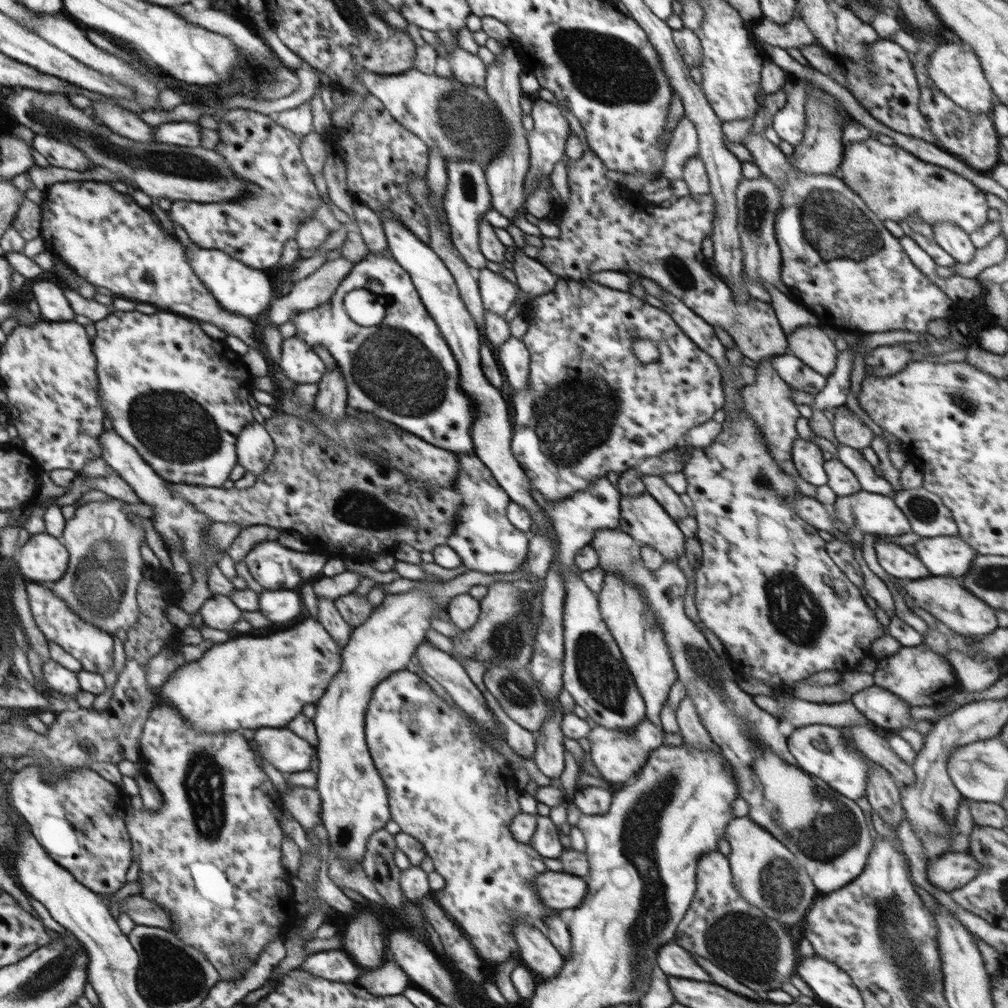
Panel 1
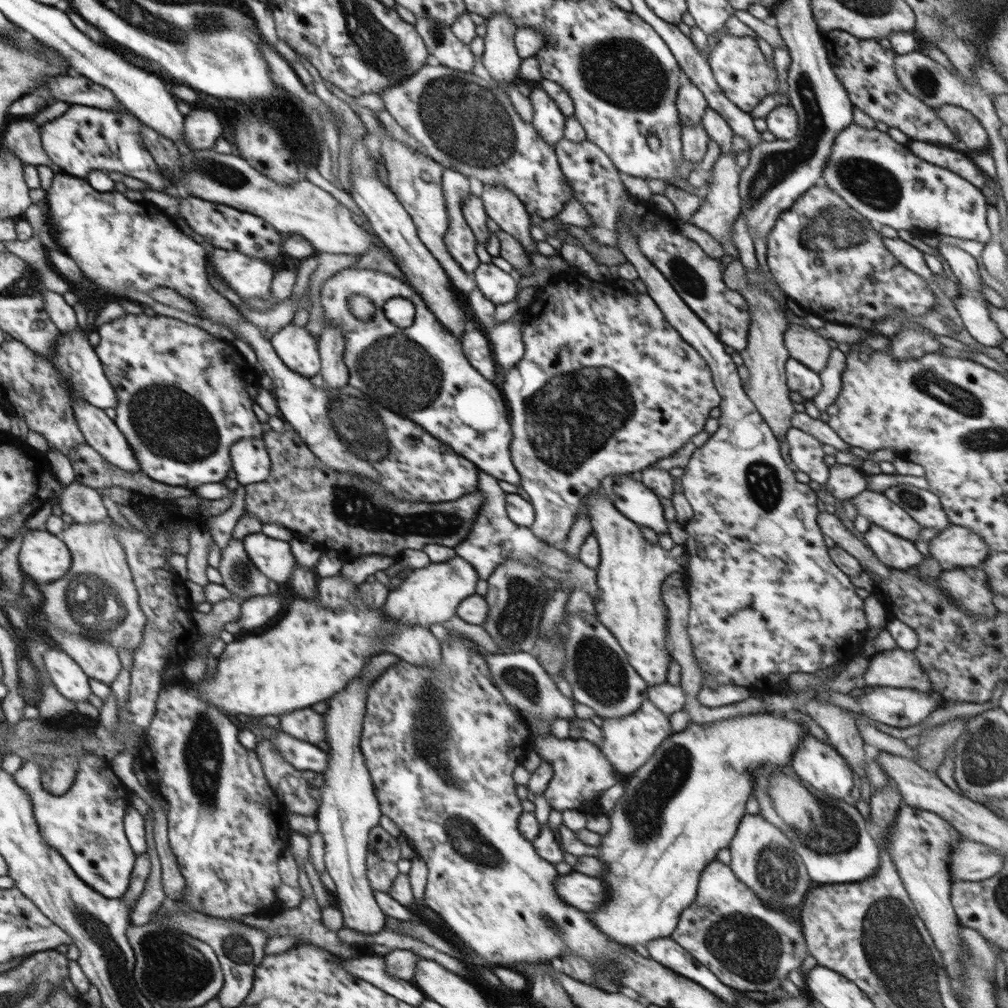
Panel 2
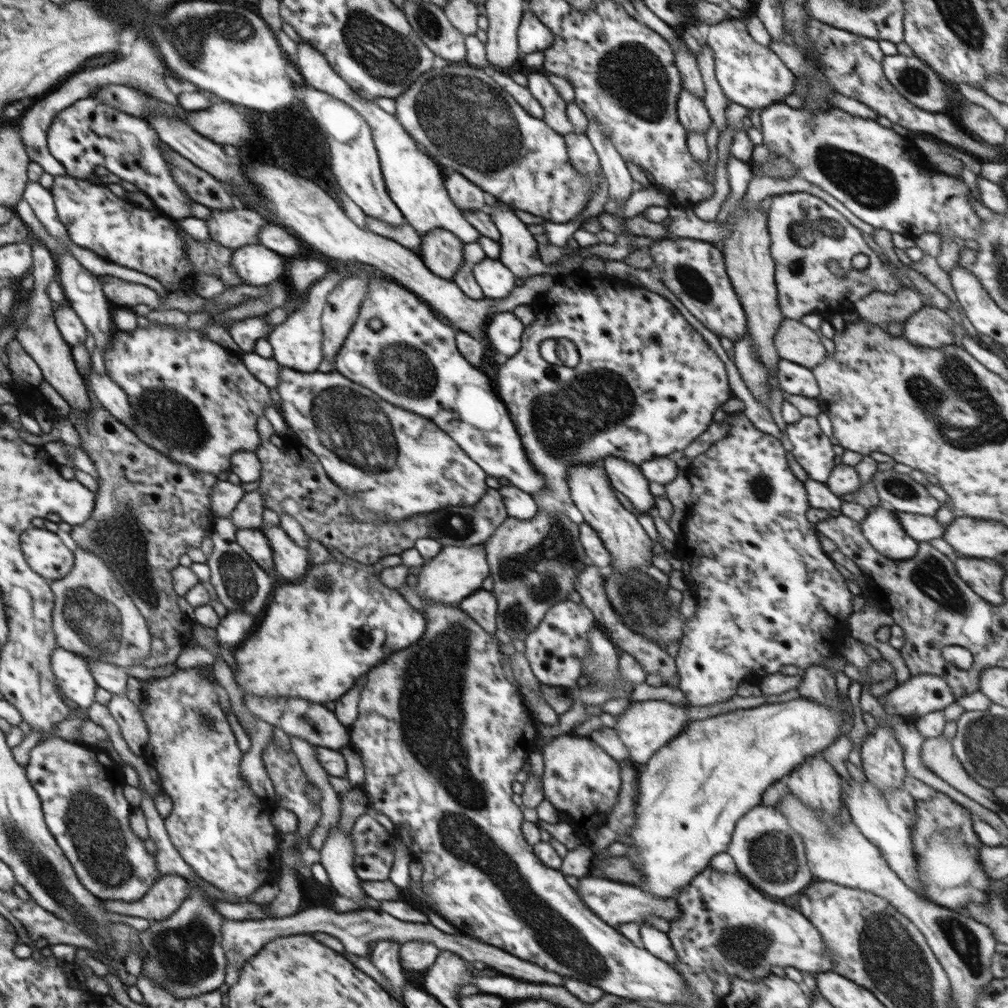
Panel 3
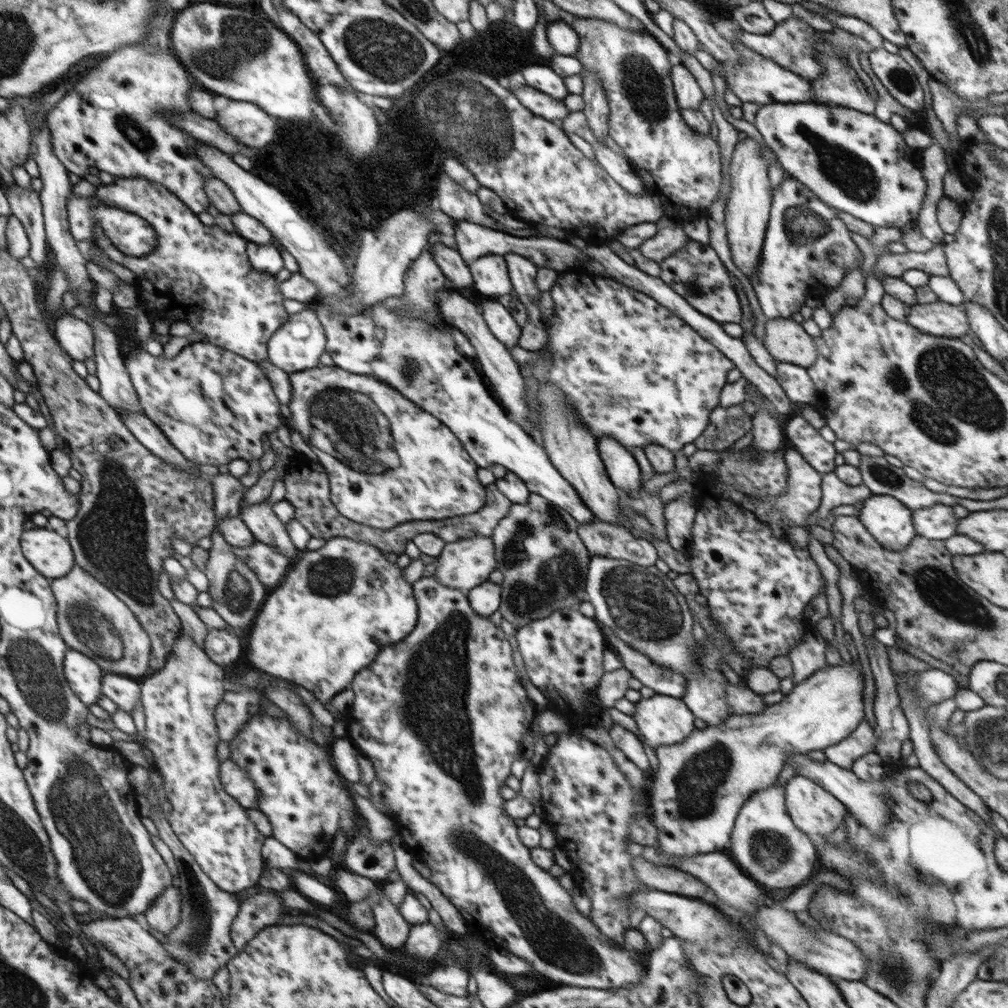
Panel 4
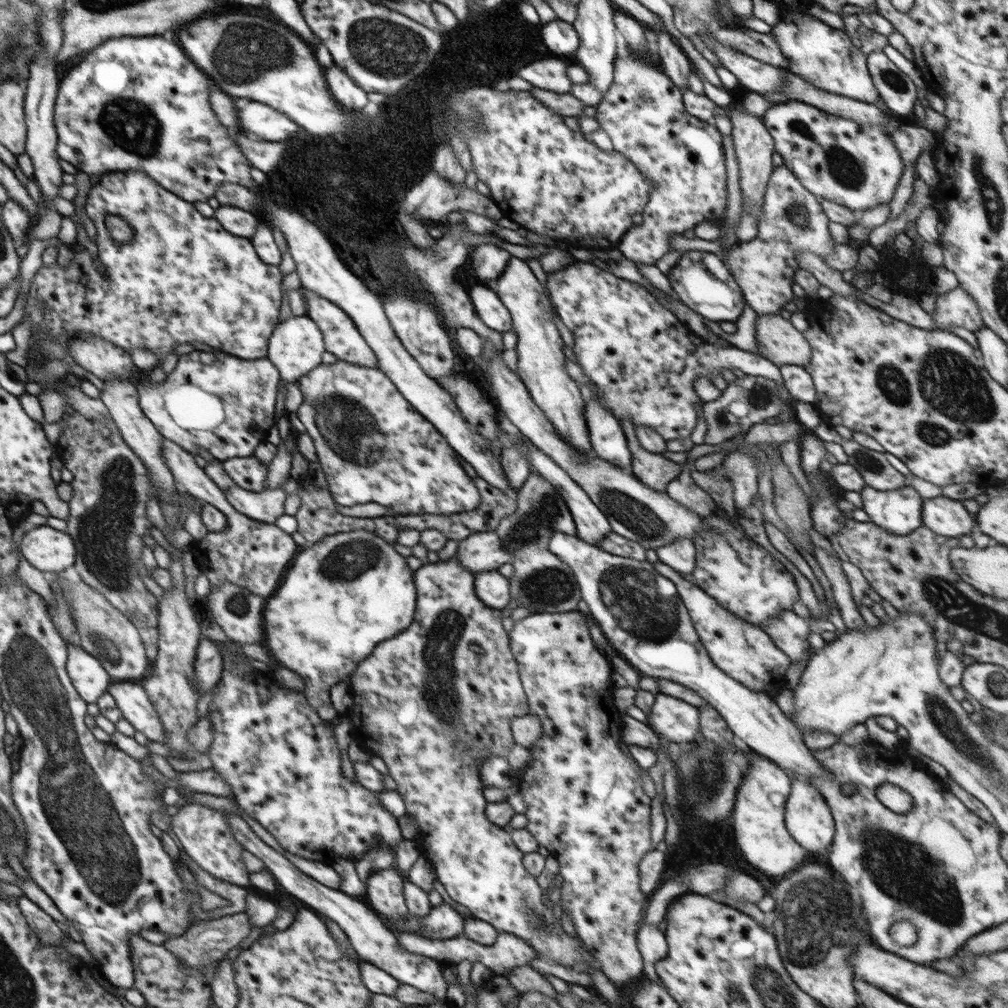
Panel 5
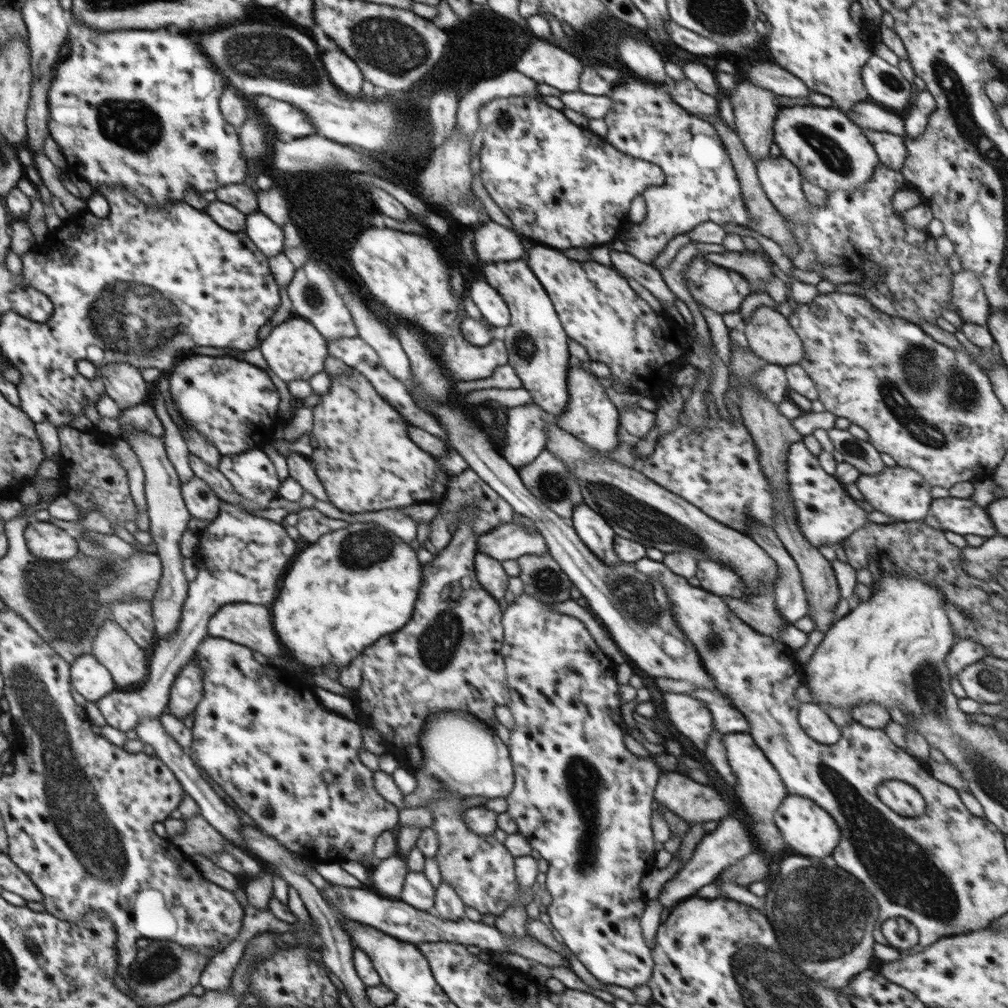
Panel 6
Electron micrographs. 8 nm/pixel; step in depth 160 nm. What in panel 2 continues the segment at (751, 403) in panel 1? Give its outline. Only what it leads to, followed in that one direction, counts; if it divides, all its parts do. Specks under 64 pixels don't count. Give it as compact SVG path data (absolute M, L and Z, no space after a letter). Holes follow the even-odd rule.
M745 266L745 269L747 270L747 286L738 290L738 293L748 301L752 315L747 347L738 353L743 358L743 364L748 368L751 377L743 383L743 389L779 439L785 437L787 430L793 427L792 417L797 413L788 395L791 390L787 385L785 362L791 356L783 342L784 332L790 325L786 321L783 306L791 303L774 289L760 266L758 272L749 270L748 266Z

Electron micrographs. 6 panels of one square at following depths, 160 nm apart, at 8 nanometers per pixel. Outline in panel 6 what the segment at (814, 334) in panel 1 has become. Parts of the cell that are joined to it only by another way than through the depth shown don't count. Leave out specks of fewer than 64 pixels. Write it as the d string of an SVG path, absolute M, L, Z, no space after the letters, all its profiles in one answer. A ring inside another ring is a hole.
M758 307L741 327L749 348L765 364L785 367L802 361L804 344L790 326L790 321L777 309Z

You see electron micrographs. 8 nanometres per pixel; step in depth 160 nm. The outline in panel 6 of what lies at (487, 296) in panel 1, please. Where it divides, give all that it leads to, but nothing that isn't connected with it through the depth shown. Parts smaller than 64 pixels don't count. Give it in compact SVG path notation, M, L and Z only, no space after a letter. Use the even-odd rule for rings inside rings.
M489 220L474 227L475 241L472 243L479 264L516 260L524 255L520 237L512 229Z

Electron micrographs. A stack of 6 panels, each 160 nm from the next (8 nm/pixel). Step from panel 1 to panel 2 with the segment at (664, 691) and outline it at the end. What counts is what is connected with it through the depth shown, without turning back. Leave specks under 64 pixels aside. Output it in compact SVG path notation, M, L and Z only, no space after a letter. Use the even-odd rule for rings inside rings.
M600 489L589 492L583 498L582 506L589 514L594 529L593 535L597 538L601 555L600 565L595 570L598 576L597 593L600 597L595 604L597 619L615 636L619 645L624 649L630 666L646 682L647 687L665 684L672 656L666 647L667 607L661 598L661 586L666 576L676 572L686 580L687 552L684 545L676 545L668 551L663 550L660 544L648 543L648 540L642 537L640 526L628 520Z

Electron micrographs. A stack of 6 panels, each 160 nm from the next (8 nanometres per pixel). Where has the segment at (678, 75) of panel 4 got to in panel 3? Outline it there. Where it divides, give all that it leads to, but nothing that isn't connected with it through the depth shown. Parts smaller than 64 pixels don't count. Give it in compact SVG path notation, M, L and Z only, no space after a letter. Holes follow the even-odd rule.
M684 88L678 96L677 116L680 125L687 133L705 134L713 125L708 109L704 105L704 100L694 97L692 93L684 91Z

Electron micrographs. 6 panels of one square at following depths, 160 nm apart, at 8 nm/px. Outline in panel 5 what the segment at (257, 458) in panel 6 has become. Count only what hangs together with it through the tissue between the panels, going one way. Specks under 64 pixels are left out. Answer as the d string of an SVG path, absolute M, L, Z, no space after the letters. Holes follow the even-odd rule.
M254 456L230 458L222 463L223 469L236 482L238 487L252 492L266 490L265 482L269 469L268 464L260 462Z

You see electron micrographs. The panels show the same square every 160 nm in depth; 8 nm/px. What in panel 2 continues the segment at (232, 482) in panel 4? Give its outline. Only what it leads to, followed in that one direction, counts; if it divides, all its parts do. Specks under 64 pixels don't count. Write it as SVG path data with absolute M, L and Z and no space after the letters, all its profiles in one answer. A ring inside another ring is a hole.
M231 538L221 554L218 571L222 576L222 585L231 592L230 599L234 602L242 605L250 598L276 594L278 584L262 575L258 568L250 563L243 540Z

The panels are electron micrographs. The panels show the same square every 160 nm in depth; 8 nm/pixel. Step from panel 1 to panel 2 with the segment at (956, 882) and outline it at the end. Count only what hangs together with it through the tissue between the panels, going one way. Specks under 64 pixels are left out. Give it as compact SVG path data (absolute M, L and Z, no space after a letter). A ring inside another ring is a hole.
M964 840L951 851L949 872L960 881L981 881L1000 872L1003 858L1000 851L985 844Z

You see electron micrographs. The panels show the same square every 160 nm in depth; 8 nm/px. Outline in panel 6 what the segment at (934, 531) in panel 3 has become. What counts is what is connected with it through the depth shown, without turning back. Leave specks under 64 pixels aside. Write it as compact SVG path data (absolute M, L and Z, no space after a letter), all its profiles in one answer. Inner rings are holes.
M946 497L934 499L931 502L930 512L936 517L936 521L940 524L942 531L950 530L950 532L962 535L965 537L968 534L981 536L985 538L996 537L996 529L994 523L990 522L990 517L984 508L978 507L972 499Z

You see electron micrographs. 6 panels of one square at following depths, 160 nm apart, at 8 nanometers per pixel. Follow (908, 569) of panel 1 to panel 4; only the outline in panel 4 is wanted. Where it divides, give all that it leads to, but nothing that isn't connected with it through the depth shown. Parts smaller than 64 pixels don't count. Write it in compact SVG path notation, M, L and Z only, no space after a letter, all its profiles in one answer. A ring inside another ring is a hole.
M872 494L863 501L858 517L882 547L890 551L904 551L917 536L912 511L897 498Z

